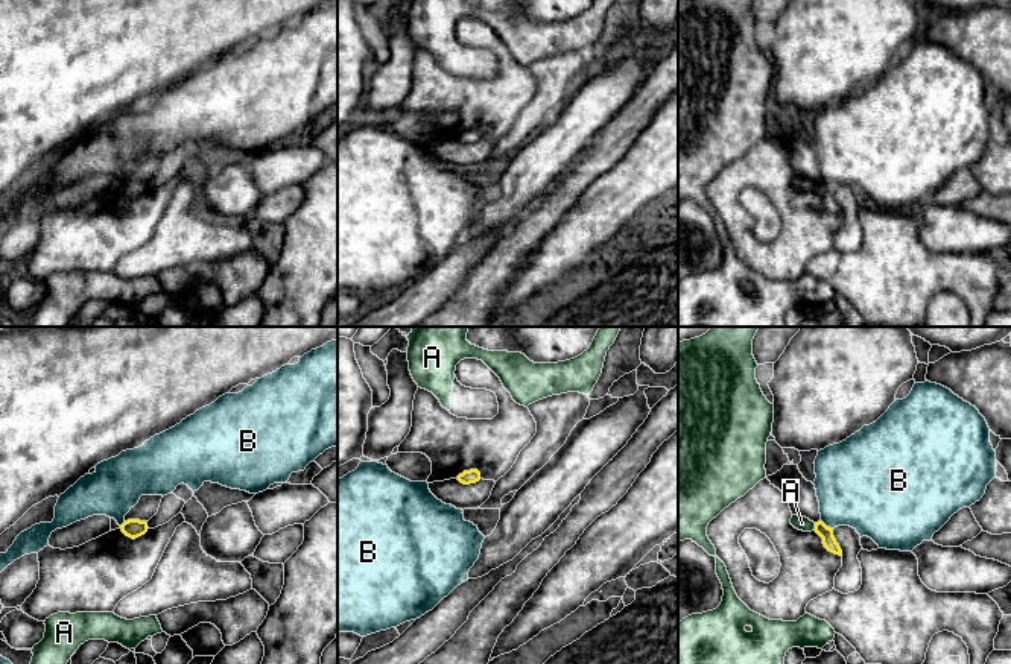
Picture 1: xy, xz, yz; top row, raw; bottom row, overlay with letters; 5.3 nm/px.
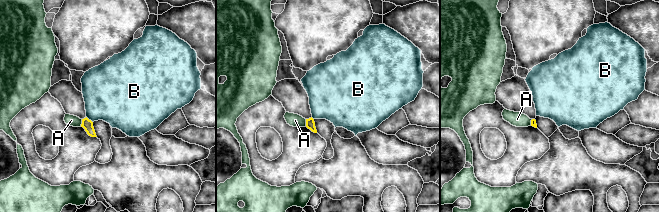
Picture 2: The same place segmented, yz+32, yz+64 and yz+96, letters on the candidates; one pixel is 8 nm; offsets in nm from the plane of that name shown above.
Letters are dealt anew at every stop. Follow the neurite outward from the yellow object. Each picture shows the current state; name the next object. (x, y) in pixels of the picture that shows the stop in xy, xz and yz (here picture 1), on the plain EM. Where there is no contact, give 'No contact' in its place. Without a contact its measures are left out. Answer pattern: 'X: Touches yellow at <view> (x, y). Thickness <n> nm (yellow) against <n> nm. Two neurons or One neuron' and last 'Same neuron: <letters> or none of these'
A: Touches yellow at yz (815, 186). Thickness 70 nm (yellow) against 80 nm. Two neurons
B: Touches yellow at yz (826, 186). Thickness 70 nm (yellow) against 400 nm. Two neurons
Same neuron: none of these

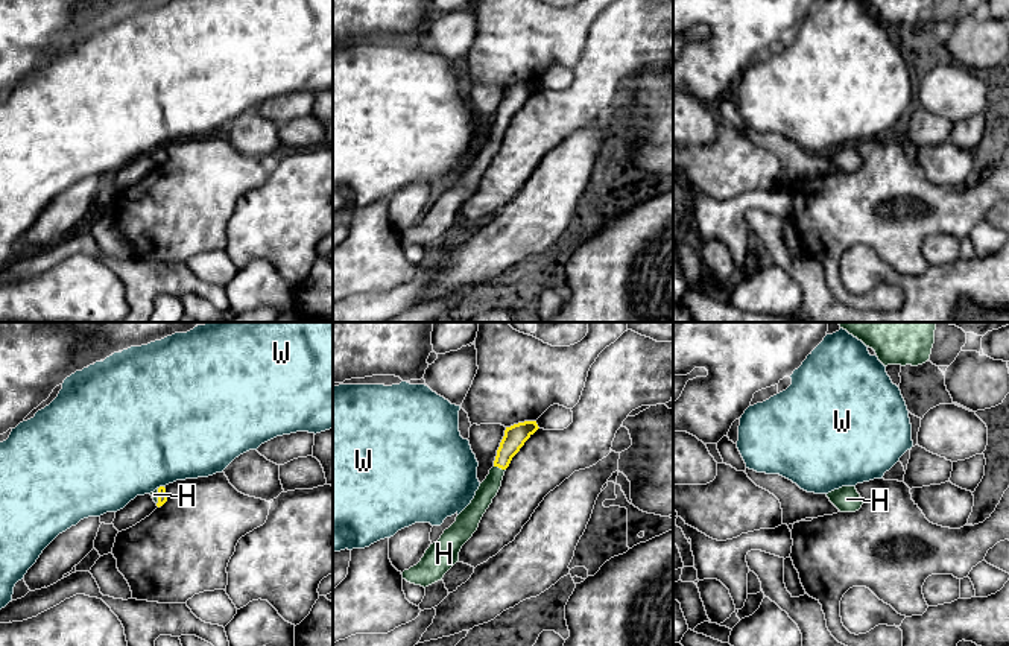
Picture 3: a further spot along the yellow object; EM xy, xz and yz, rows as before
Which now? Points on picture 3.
H: Touches yellow at xz (500, 126). Thickness 120 nm (yellow) against 100 nm. One neuron
W: Touches yellow at xy (160, 146). Thickness 50 nm (yellow) against 500 nm. Two neurons
Same neuron: H

